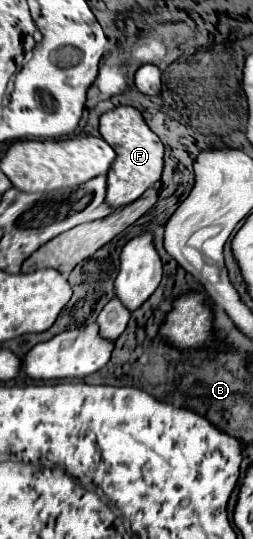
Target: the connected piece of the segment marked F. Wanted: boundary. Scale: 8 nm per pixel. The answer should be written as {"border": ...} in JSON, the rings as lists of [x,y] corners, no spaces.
{"border":[[[118,106],[100,116],[100,136],[114,148],[116,160],[107,173],[106,202],[112,208],[126,206],[140,198],[144,190],[160,180],[164,166],[164,146],[160,138],[148,128],[142,114],[132,106]]]}

